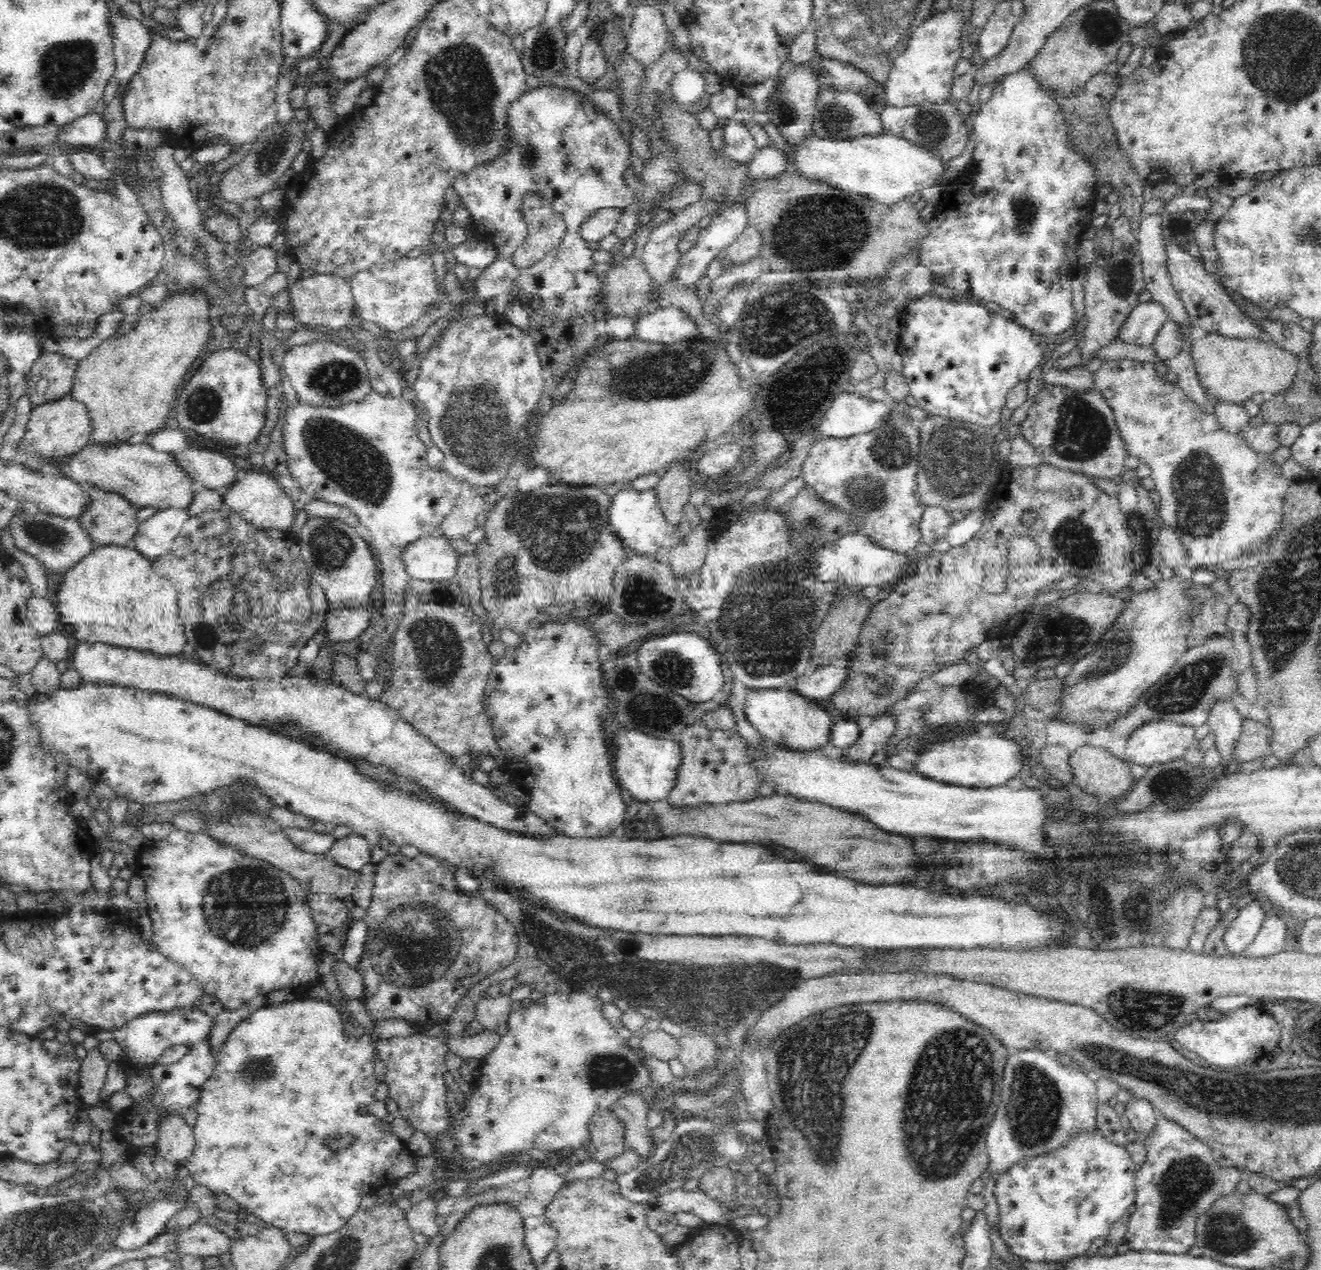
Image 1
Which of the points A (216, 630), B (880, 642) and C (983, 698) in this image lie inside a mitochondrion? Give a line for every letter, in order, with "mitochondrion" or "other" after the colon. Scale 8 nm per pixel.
A: mitochondrion
B: mitochondrion
C: other

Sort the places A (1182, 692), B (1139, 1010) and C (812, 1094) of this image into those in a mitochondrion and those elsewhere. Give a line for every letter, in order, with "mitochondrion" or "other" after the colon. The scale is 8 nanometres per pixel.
A: mitochondrion
B: mitochondrion
C: mitochondrion

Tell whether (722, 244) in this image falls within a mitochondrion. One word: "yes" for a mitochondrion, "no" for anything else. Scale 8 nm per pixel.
no

